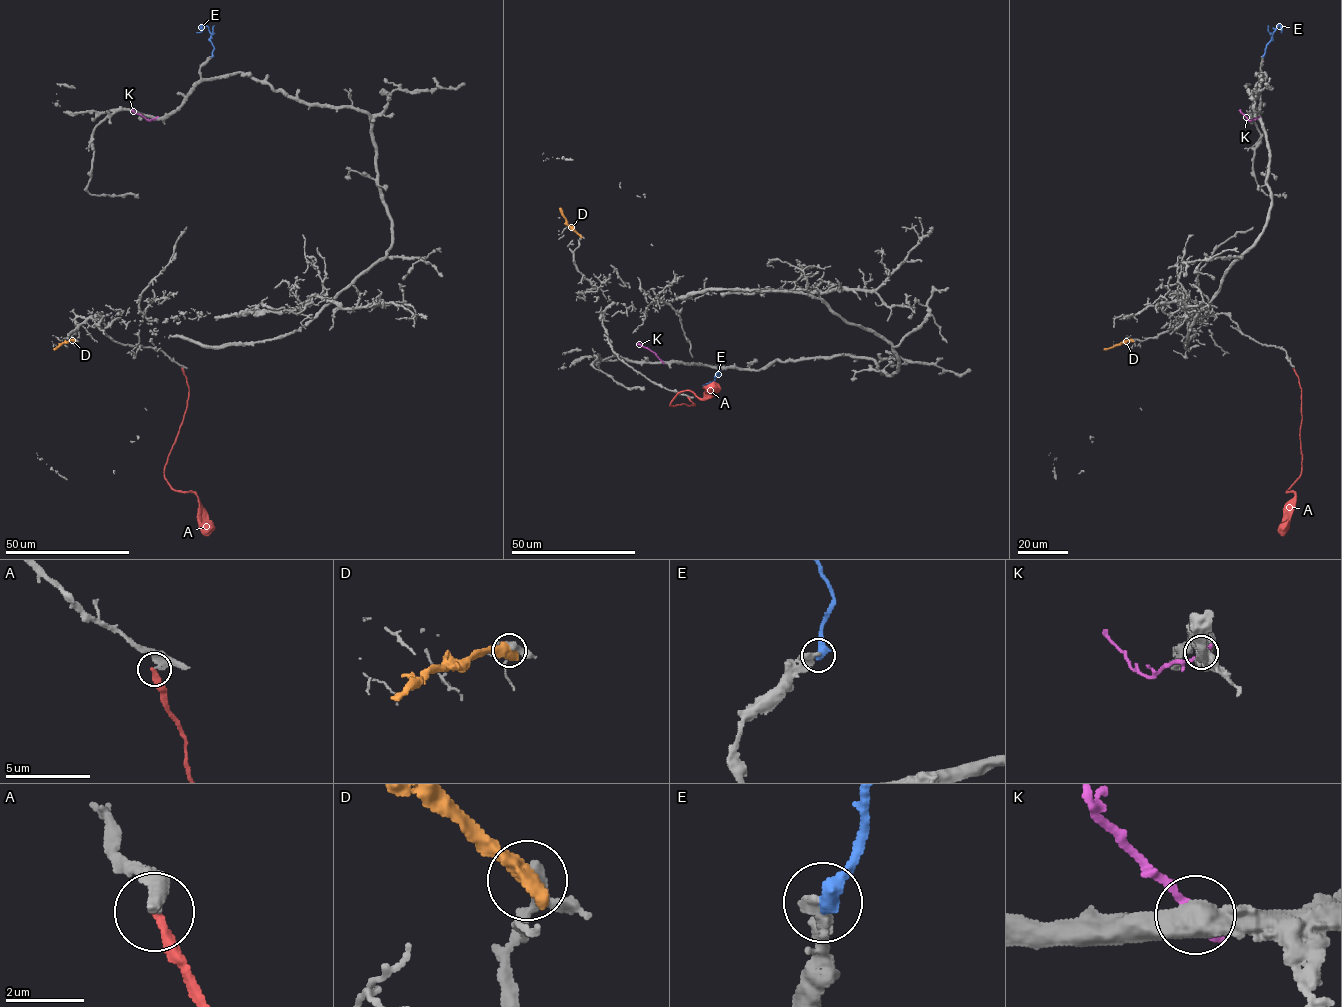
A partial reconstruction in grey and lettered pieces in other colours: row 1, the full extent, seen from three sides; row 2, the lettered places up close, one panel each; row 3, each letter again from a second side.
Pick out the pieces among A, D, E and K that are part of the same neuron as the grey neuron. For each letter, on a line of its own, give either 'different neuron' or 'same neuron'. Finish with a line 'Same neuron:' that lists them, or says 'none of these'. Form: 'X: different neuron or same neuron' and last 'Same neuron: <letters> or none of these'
A: different neuron
D: different neuron
E: different neuron
K: different neuron
Same neuron: none of these

